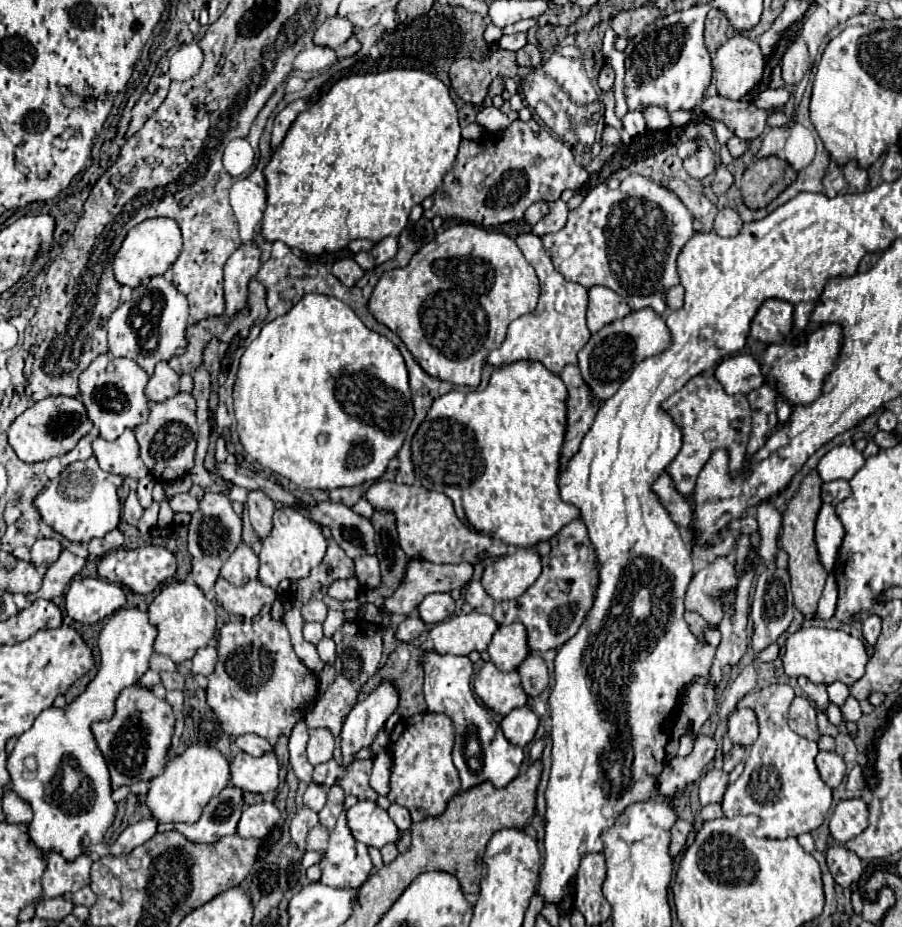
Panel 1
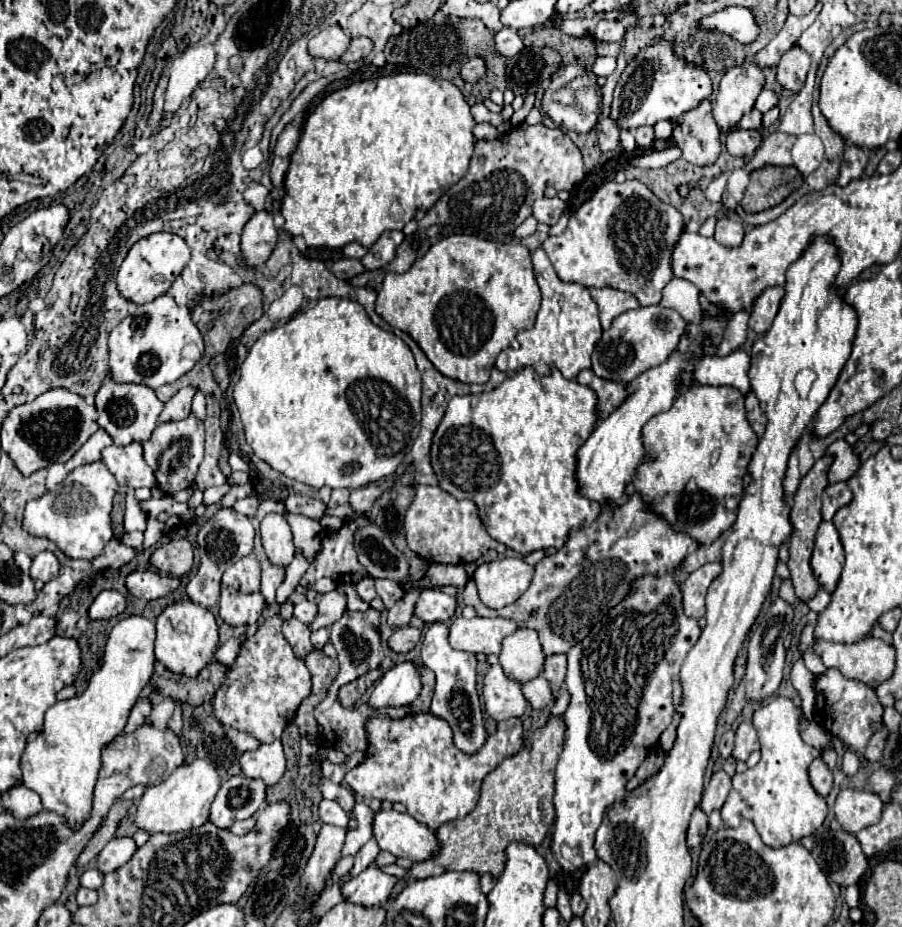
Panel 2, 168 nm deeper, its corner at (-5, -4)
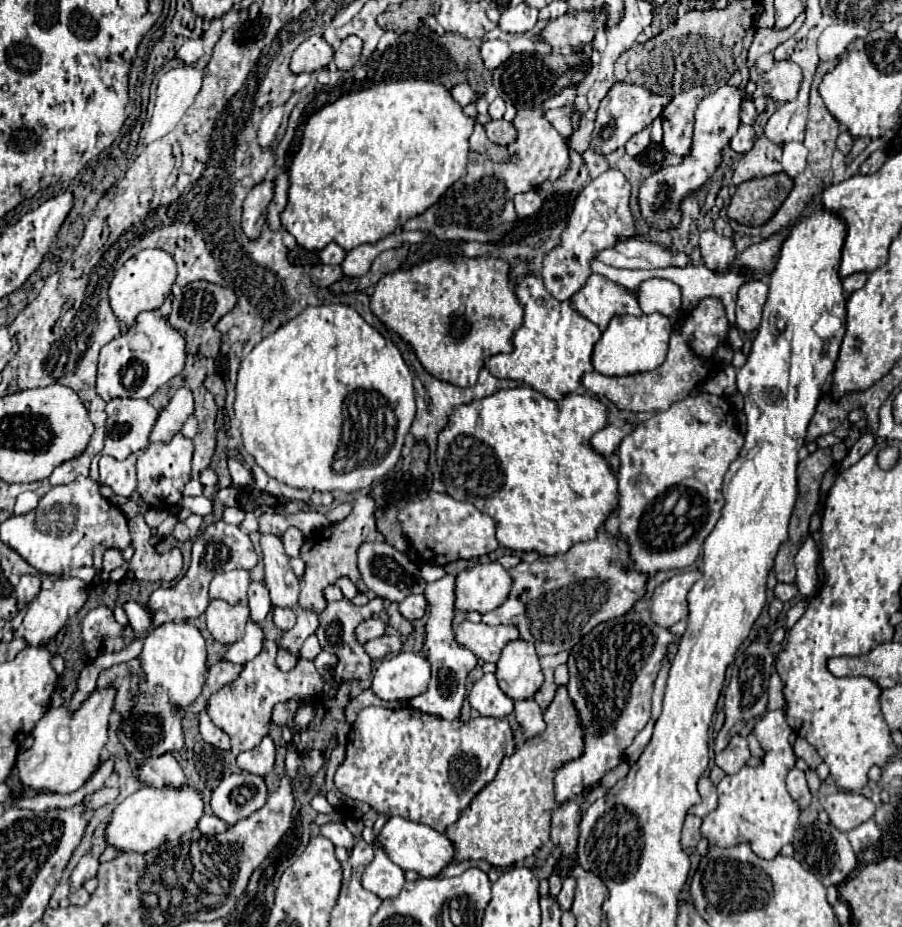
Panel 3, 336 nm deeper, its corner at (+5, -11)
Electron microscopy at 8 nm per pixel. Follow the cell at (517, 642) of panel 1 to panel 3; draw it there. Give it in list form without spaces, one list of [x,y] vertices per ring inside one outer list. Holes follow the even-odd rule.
[[[514,640],[506,644],[496,666],[498,684],[514,702],[534,698],[544,682],[540,658],[534,646],[530,646],[526,640]]]

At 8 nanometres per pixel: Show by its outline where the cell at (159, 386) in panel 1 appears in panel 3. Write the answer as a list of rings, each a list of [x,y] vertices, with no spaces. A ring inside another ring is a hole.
[[[178,388],[170,404],[160,412],[150,442],[170,442],[184,426],[184,422],[194,414],[194,400],[188,388]]]

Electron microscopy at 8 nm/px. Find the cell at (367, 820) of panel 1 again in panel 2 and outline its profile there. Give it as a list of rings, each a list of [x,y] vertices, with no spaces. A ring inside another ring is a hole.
[[[378,811],[374,815],[374,837],[382,851],[412,861],[426,861],[438,851],[438,839],[434,831],[416,823],[408,813]]]

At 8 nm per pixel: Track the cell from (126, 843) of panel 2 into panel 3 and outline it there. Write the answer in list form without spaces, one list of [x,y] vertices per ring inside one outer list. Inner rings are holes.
[[[90,854],[82,856],[80,862],[76,864],[76,868],[72,870],[72,876],[70,876],[70,894],[76,892],[86,880],[94,878],[96,872],[98,872],[98,866],[100,866],[100,864],[98,864],[98,858],[94,858],[94,856],[90,856]]]

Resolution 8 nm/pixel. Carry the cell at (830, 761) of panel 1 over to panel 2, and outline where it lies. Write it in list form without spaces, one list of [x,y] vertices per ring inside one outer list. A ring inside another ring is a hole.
[[[822,757],[812,761],[810,767],[810,779],[812,779],[812,787],[816,787],[818,795],[828,795],[834,787],[834,773],[830,771],[830,767],[822,761]]]

